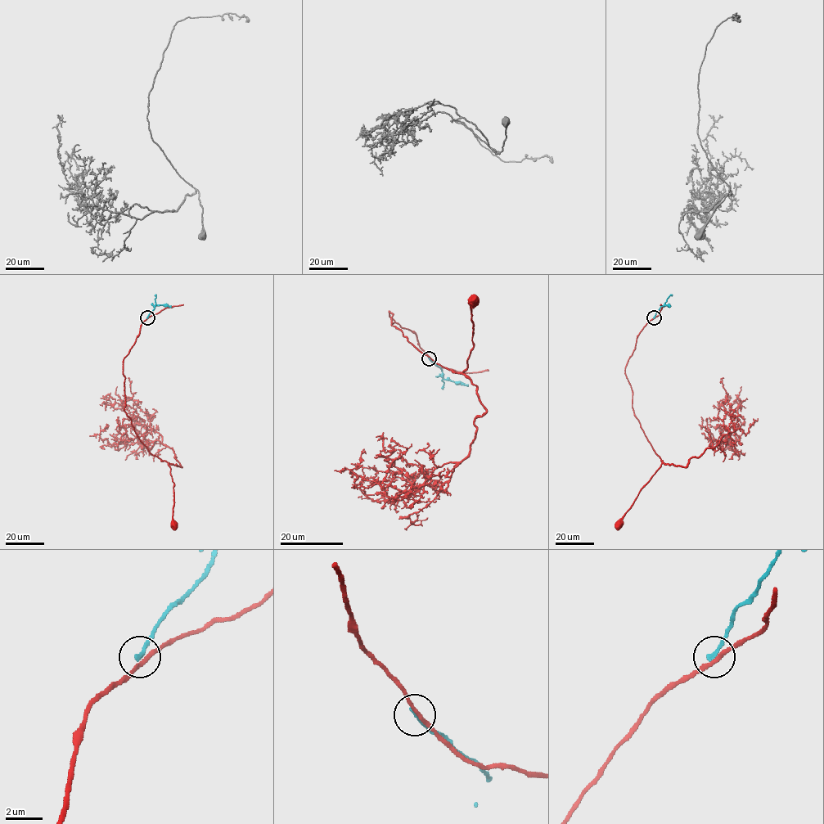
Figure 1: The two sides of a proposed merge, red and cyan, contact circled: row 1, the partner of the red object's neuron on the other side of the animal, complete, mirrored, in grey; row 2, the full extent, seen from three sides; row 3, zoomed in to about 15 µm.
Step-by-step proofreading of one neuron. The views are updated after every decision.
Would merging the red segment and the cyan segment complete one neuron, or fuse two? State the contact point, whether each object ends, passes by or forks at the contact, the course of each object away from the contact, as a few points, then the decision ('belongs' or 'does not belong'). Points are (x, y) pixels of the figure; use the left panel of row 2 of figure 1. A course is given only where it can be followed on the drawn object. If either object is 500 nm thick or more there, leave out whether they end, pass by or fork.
(147, 317) | red passes by | cyan ends | red via (146, 318), (123, 361), (124, 409), (141, 441), (153, 455), (167, 462), (170, 469), (173, 483), (173, 524) | cyan via (146, 317), (155, 305), (171, 305) | does not belong

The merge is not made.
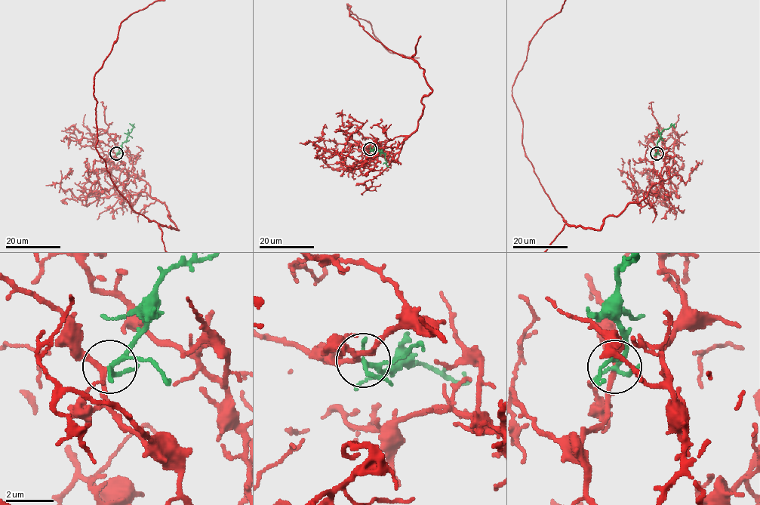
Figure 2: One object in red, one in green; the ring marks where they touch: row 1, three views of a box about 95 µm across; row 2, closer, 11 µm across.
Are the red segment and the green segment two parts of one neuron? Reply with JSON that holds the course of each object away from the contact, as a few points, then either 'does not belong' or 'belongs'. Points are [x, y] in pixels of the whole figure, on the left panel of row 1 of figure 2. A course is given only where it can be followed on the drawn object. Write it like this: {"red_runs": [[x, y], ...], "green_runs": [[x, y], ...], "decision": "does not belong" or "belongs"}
{"red_runs": [[116, 153], [130, 176], [143, 179], [150, 195], [164, 202], [178, 229], [159, 224]], "green_runs": [[116, 153], [126, 140], [132, 125], [134, 127]], "decision": "belongs"}

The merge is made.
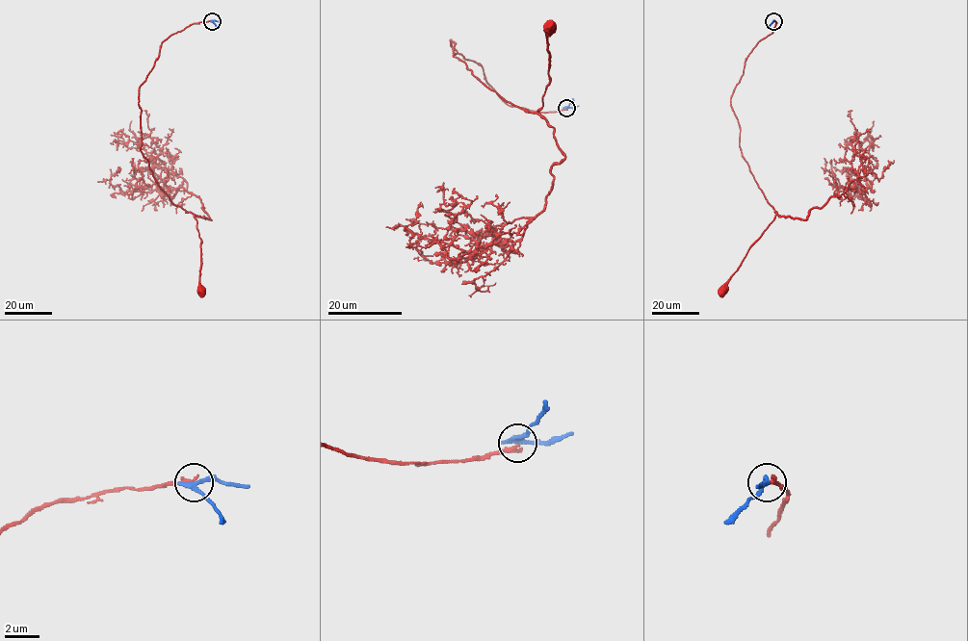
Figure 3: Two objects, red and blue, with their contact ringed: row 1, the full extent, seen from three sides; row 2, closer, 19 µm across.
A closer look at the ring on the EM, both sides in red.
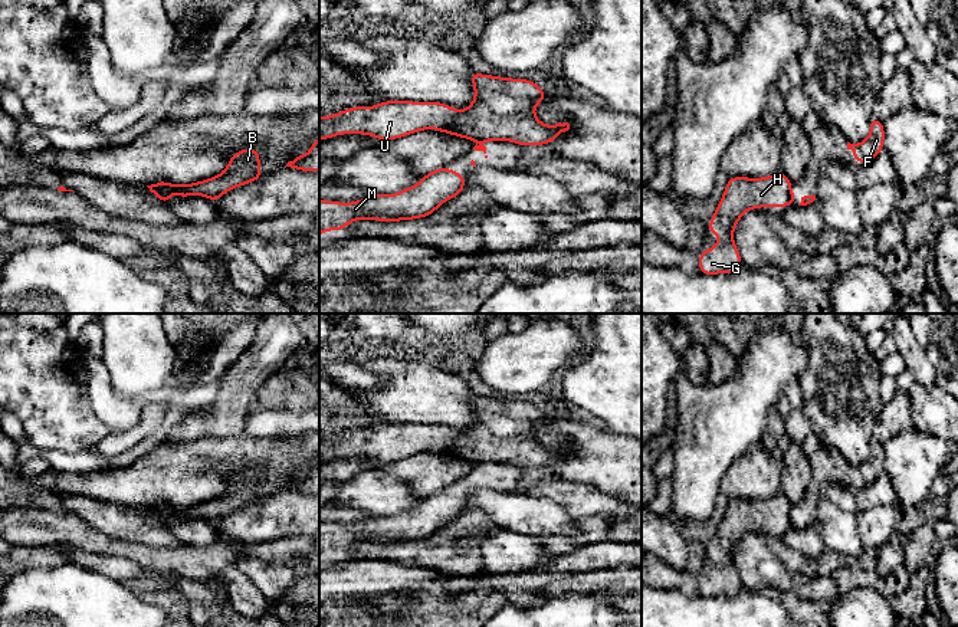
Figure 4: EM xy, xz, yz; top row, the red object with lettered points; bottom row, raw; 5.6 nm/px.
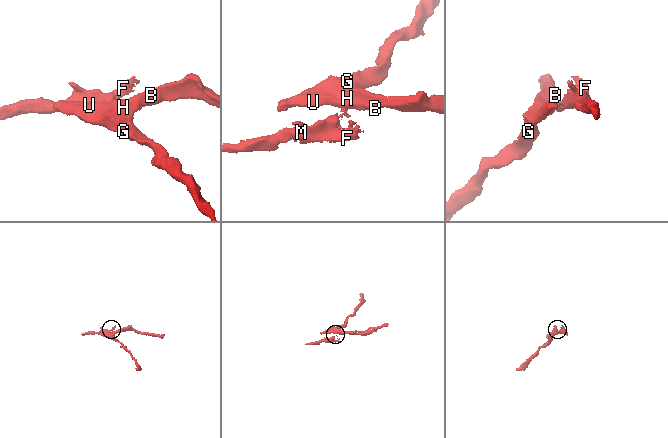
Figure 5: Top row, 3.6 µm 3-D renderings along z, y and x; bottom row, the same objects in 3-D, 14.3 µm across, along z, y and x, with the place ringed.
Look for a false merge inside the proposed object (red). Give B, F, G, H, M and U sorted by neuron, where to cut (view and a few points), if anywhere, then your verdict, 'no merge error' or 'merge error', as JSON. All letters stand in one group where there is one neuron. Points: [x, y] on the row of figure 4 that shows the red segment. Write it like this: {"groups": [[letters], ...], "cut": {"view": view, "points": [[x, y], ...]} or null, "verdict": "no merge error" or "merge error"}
{"groups": [["B", "G", "H", "U"], ["F", "M"]], "cut": {"view": "xy", "points": [[164, 189], [163, 196], [167, 200]]}, "verdict": "merge error"}

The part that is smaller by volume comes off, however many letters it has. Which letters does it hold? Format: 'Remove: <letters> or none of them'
Remove: F, M

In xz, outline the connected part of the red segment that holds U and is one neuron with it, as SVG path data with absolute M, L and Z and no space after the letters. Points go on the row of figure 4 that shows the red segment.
M470 70L470 79L475 89L475 101L465 109L457 111L443 102L413 102L413 101L386 101L374 106L354 106L331 116L319 116L319 141L342 134L362 134L378 138L380 141L397 139L417 131L436 129L455 137L472 141L511 141L522 147L544 145L554 142L560 132L570 129L568 122L558 122L554 127L542 124L535 115L535 106L547 99L547 93L531 79L499 78L493 75L482 75Z

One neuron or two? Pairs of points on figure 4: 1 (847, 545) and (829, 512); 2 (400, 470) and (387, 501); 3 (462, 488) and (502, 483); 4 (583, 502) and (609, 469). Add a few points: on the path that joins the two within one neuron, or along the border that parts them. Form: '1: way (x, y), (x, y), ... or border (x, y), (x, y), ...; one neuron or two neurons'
1: way (843, 537), (833, 521); one neuron
2: border (380, 469), (396, 475), (417, 495), (423, 496); two neurons
3: way (472, 481), (492, 481); one neuron
4: border (561, 478), (570, 482), (589, 483), (619, 499); two neurons

